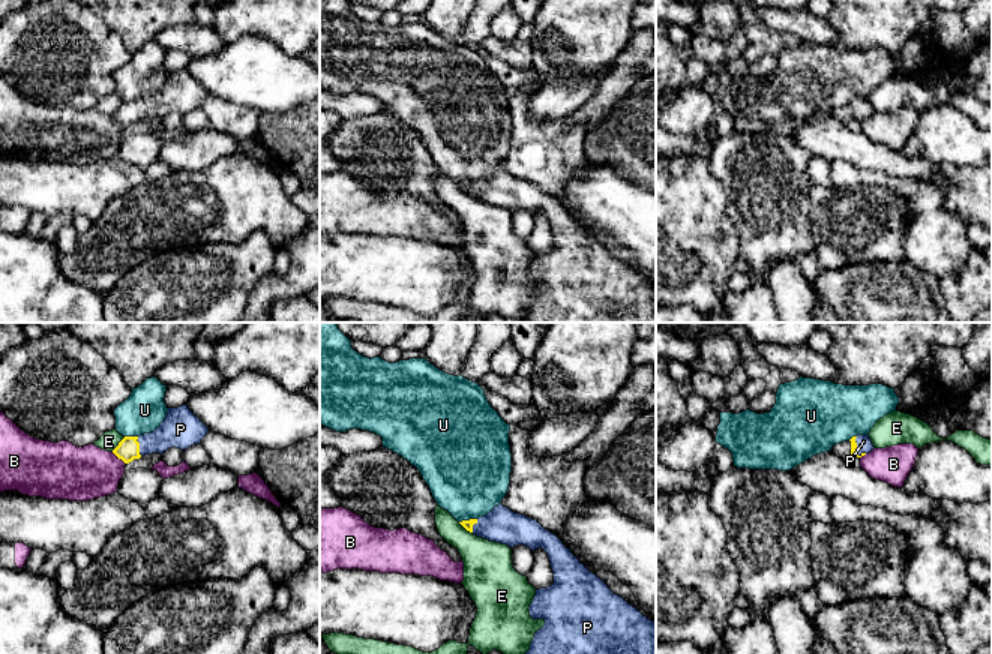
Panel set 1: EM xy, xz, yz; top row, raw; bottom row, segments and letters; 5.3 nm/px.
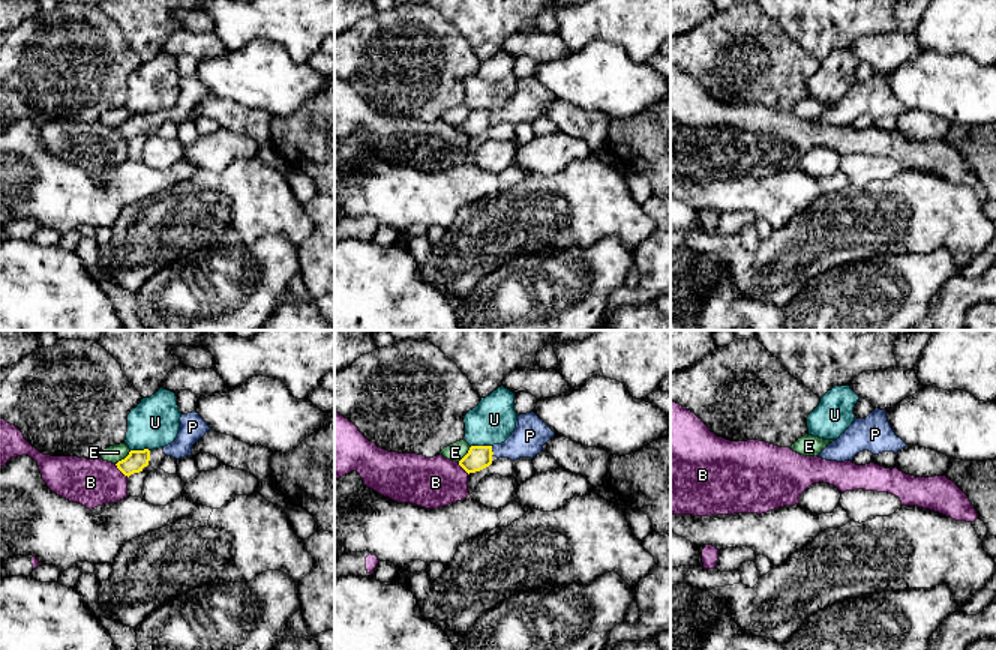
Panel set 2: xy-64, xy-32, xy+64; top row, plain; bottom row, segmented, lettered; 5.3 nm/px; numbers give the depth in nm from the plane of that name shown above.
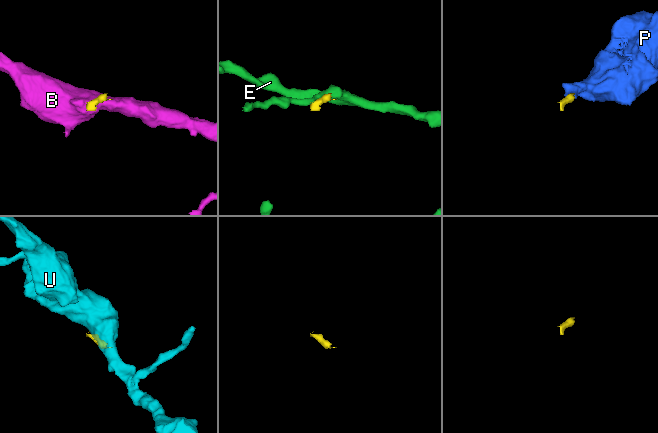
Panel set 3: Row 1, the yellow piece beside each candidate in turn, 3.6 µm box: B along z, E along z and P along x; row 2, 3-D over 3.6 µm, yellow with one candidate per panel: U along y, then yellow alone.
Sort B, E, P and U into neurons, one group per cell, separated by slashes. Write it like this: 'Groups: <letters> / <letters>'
Groups: B / E / P / U

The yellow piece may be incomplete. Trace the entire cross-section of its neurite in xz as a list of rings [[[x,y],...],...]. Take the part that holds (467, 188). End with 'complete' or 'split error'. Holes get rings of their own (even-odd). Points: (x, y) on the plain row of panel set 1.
[[[498,168],[486,180],[459,188],[467,195],[489,206],[507,208],[509,212],[524,208],[531,214],[542,212],[548,218],[554,236],[554,248],[548,252],[536,254],[528,272],[530,280],[533,284],[542,282],[545,290],[534,297],[524,322],[656,322],[656,286],[644,280],[623,261],[614,258],[600,242],[579,226],[555,198],[545,194],[537,184]]]; split error

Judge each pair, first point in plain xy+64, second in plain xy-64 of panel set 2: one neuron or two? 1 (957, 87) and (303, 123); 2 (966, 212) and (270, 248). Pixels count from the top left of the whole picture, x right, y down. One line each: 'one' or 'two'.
1: two
2: two

